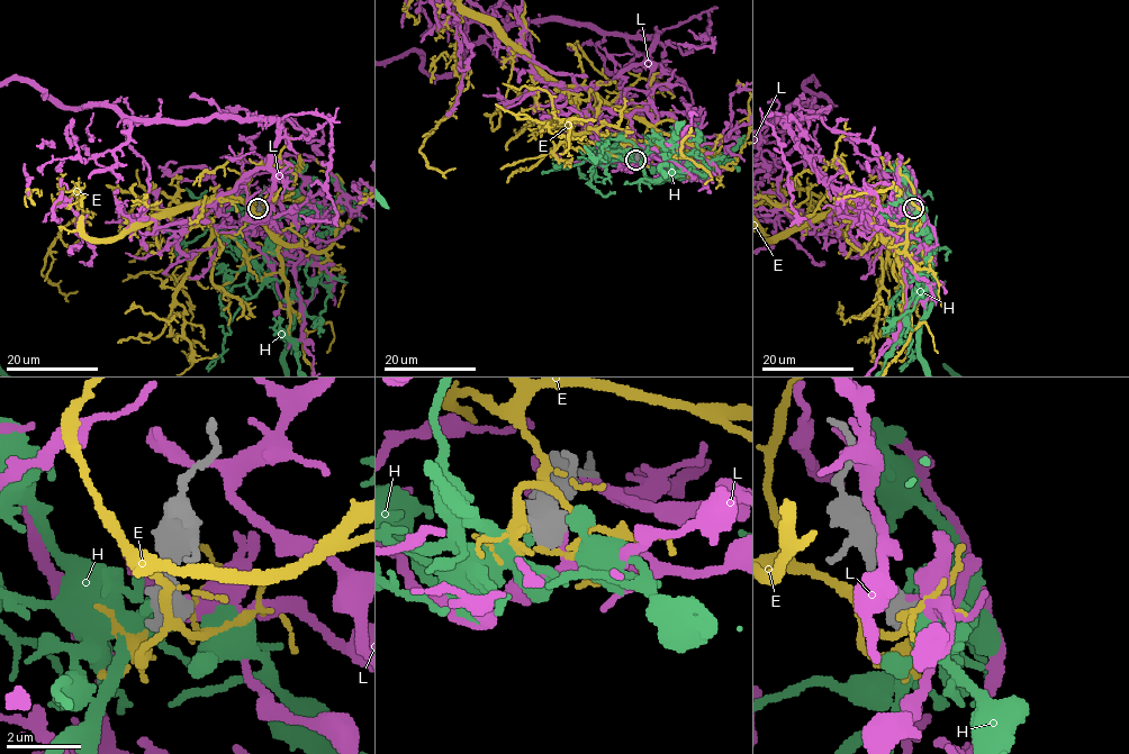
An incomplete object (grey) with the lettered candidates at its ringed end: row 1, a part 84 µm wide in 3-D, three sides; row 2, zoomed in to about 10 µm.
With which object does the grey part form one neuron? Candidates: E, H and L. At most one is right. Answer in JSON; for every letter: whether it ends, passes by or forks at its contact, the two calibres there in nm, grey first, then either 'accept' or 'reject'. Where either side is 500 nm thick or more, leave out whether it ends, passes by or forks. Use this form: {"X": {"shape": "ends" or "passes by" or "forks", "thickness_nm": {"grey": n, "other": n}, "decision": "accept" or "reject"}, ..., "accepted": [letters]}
{"E": {"thickness_nm": {"grey": 700, "other": 110}, "decision": "reject"}, "H": {"thickness_nm": {"grey": 800, "other": 240}, "decision": "accept"}, "L": {"thickness_nm": {"grey": 750, "other": 180}, "decision": "reject"}, "accepted": ["H"]}

